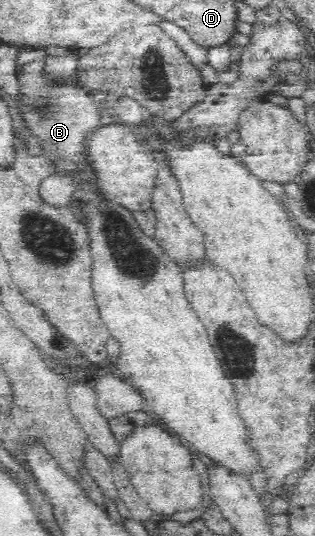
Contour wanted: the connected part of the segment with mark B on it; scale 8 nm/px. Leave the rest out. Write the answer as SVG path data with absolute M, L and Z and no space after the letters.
M44 59L34 60L34 62L28 62L28 64L20 66L17 75L18 98L16 98L18 114L20 114L20 118L22 118L22 126L28 128L28 134L38 142L38 146L40 146L40 150L42 150L40 156L44 156L44 158L50 162L52 172L54 172L54 174L66 174L66 176L69 176L69 178L73 180L76 188L73 190L72 200L74 200L78 206L82 206L82 216L88 216L88 226L86 226L86 230L88 230L88 236L90 236L90 254L92 254L92 290L94 290L96 306L98 306L98 310L100 310L100 318L102 318L104 324L108 326L110 336L116 338L116 340L120 342L118 368L126 374L125 379L127 382L130 382L132 386L142 388L142 390L137 391L142 394L146 404L148 404L149 413L153 416L162 418L164 424L168 424L180 438L192 442L194 448L198 448L200 452L208 454L213 461L216 462L216 460L220 460L220 464L224 464L224 466L227 466L227 468L239 474L250 477L252 473L261 472L257 456L255 456L255 454L254 456L250 456L251 450L247 448L247 445L246 450L244 450L244 424L240 424L240 416L236 416L236 398L232 396L232 384L228 384L228 378L224 376L224 372L222 372L222 368L220 368L220 362L218 362L218 358L216 358L216 354L214 354L214 348L212 348L212 344L210 344L210 340L208 340L206 328L202 326L202 322L200 322L198 316L194 314L194 310L192 310L188 298L184 296L184 273L182 272L181 266L167 255L167 252L154 240L154 237L150 237L148 234L142 232L138 220L132 216L132 211L129 210L129 208L116 203L116 201L112 199L108 199L106 194L98 189L98 175L96 175L96 169L92 167L92 163L90 163L90 159L88 159L88 145L86 145L86 140L88 140L94 132L98 132L103 126L102 113L104 113L106 109L103 106L102 97L96 93L92 93L84 86L74 81L57 81L46 73L46 71L47 65Z

